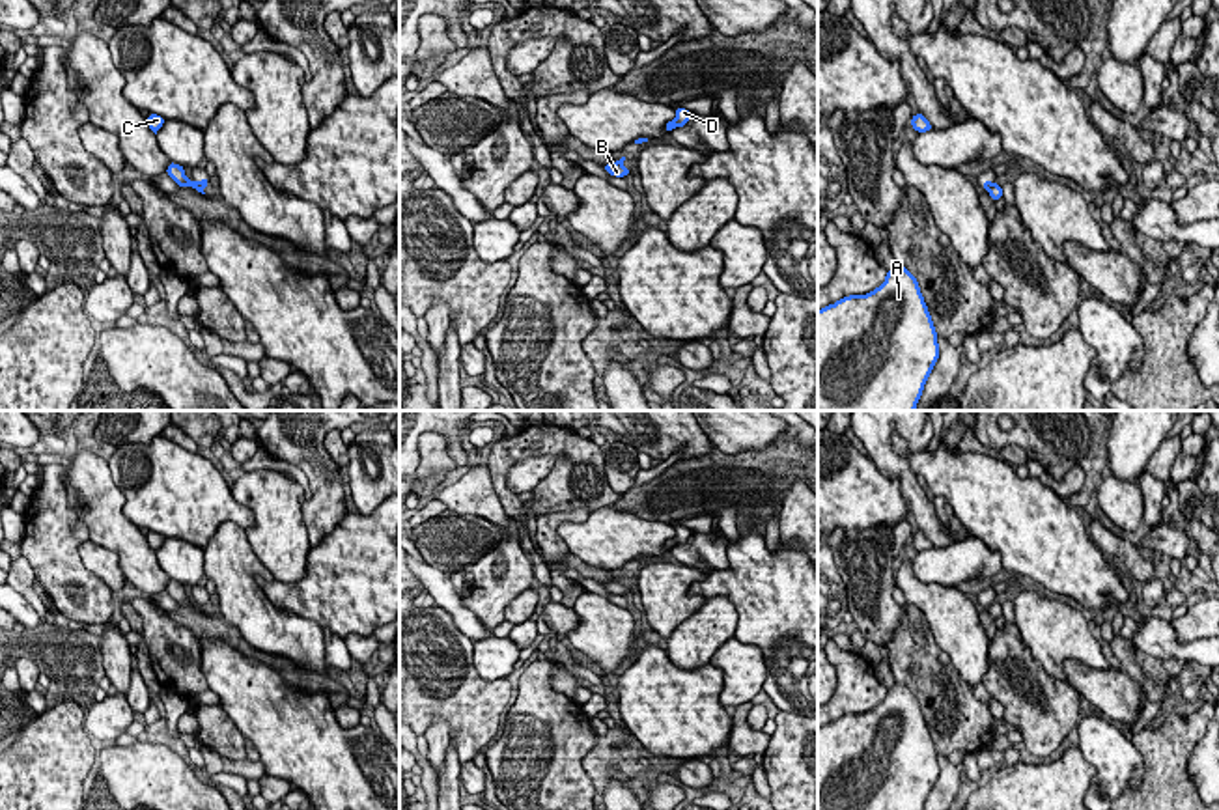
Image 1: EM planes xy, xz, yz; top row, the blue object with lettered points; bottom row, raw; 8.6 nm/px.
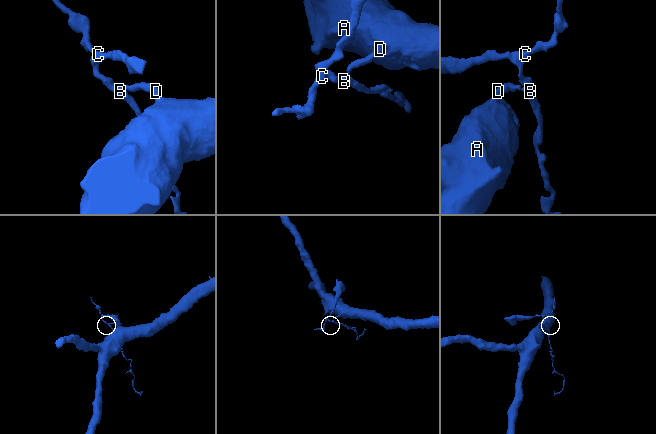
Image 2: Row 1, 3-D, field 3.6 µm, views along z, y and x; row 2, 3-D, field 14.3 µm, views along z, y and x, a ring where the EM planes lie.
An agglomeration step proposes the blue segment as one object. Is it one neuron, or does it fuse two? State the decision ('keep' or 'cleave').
cleave

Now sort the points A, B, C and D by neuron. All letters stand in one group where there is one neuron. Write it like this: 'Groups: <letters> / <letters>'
Groups: A D / B C

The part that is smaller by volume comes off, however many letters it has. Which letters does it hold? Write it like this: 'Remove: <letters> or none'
Remove: B, C

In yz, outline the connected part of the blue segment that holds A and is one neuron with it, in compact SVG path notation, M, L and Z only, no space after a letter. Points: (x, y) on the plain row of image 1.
M904 683L874 709L818 728L818 810L922 810L939 773L918 700Z

